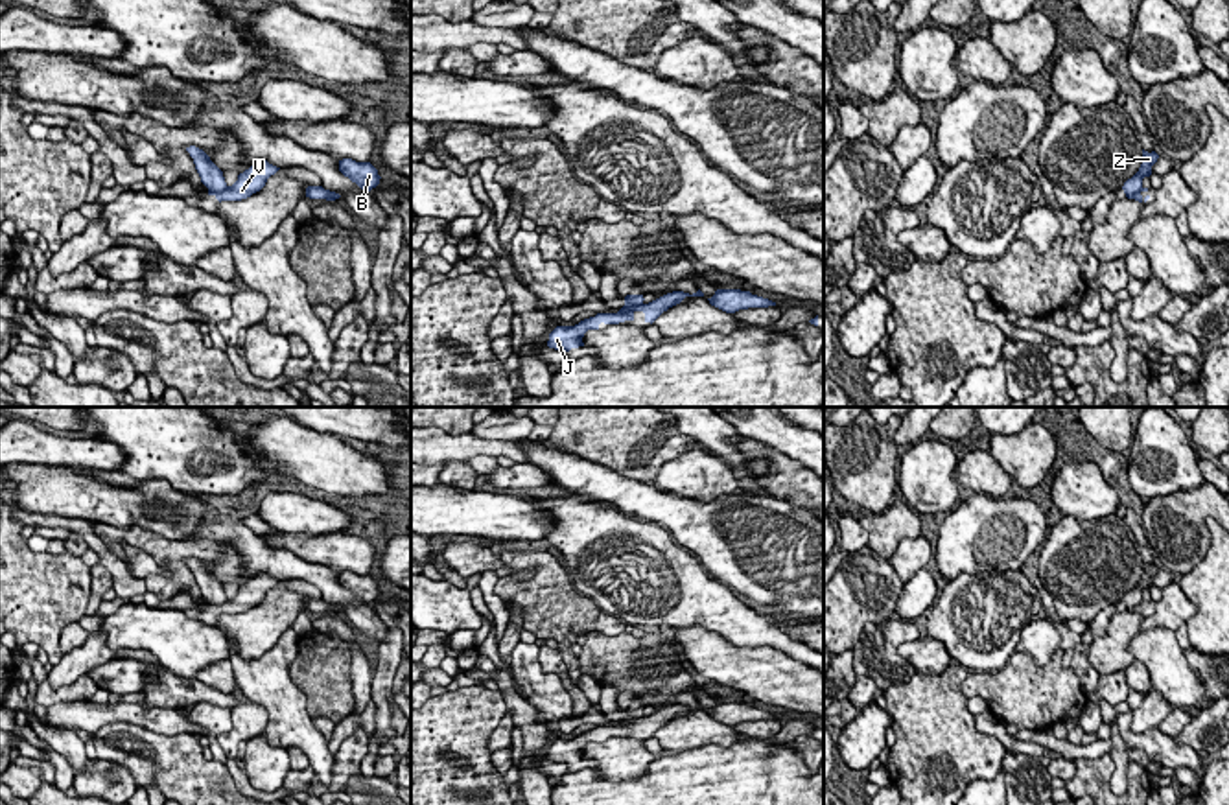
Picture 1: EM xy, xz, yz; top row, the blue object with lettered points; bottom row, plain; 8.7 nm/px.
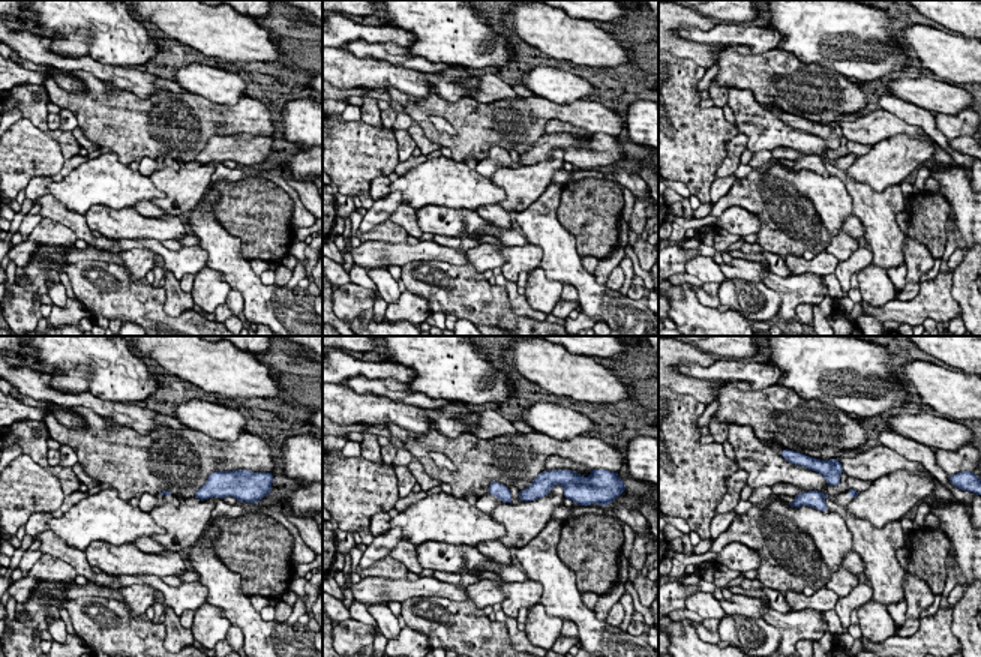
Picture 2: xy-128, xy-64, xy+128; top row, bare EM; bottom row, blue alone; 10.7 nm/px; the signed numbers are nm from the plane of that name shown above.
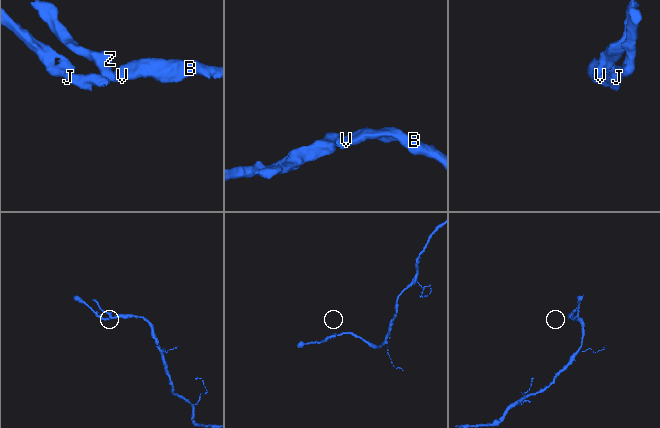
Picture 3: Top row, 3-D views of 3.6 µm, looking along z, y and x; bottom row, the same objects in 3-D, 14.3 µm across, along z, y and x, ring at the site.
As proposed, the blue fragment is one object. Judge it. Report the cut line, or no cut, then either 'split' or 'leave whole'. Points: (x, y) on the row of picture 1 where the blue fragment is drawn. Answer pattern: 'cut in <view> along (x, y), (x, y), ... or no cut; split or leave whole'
cut in xz along (642, 303), (623, 308); split

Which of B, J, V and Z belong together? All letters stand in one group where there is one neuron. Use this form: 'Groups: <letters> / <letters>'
Groups: B J V / Z

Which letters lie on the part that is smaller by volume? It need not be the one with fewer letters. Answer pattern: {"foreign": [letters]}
{"foreign": ["Z"]}

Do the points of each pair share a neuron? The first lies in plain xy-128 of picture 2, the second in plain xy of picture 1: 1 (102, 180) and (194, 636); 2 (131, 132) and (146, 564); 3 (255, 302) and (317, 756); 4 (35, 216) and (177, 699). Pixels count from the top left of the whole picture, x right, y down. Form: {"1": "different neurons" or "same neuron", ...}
{"1": "same neuron", "2": "different neurons", "3": "same neuron", "4": "same neuron"}

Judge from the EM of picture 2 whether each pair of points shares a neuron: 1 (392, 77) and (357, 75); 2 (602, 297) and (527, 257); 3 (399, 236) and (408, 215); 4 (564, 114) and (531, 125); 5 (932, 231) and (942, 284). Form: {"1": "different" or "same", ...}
{"1": "same", "2": "different", "3": "different", "4": "same", "5": "different"}

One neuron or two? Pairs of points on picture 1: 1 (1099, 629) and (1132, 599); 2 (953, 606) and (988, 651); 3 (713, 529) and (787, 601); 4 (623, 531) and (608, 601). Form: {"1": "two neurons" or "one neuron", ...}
{"1": "one neuron", "2": "one neuron", "3": "one neuron", "4": "one neuron"}

